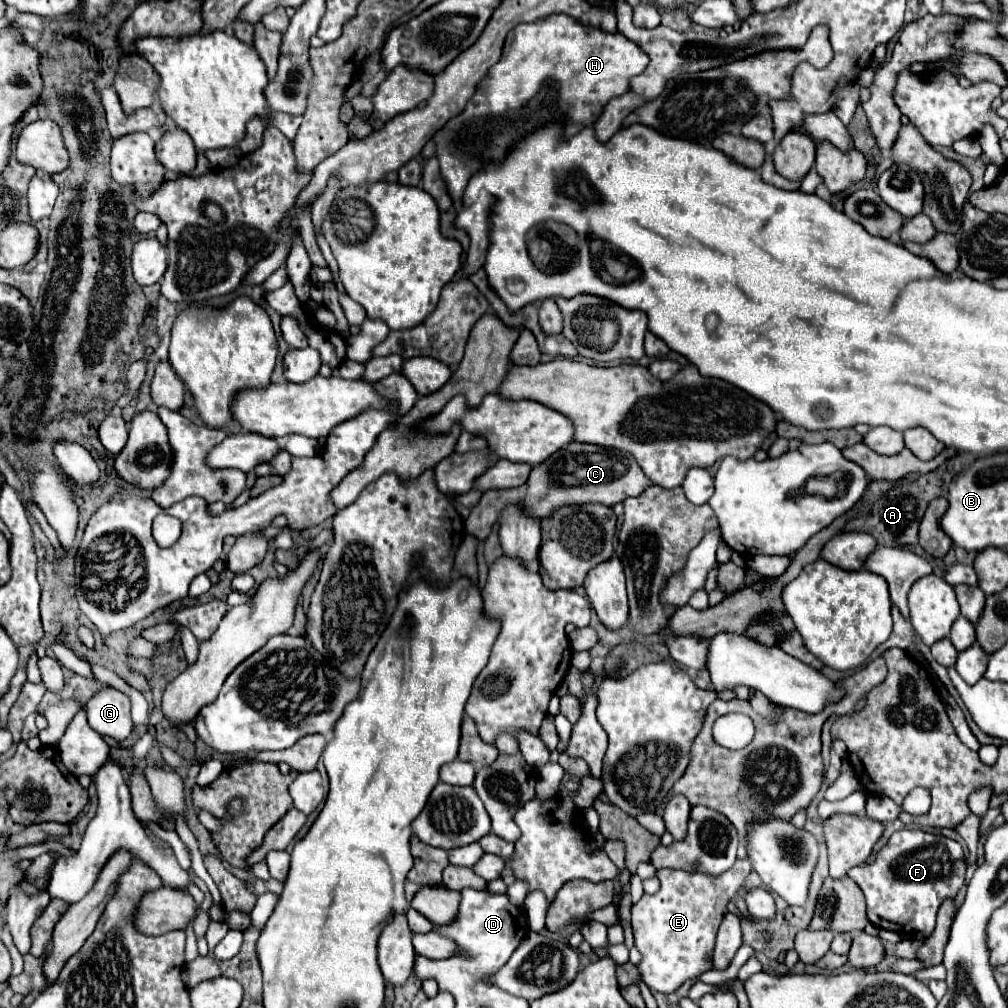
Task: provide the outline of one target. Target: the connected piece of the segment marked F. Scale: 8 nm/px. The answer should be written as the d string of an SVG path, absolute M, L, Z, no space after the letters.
M898 830L890 836L888 844L878 852L872 864L852 868L848 876L862 888L866 896L866 906L868 906L868 920L874 926L900 932L900 934L922 932L924 938L928 938L936 928L936 914L940 904L948 898L956 898L960 888L964 886L966 858L964 858L962 846L950 838L934 836L922 830Z

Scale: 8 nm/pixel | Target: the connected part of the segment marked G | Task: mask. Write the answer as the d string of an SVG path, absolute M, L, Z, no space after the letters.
M102 688L94 694L88 704L88 724L102 736L110 736L116 742L124 742L132 730L134 722L130 718L130 698L116 688Z

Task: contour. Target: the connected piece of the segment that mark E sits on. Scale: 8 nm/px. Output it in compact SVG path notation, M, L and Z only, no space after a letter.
M738 860L728 872L722 876L706 876L706 874L688 874L682 870L658 870L656 876L660 880L660 890L656 894L644 894L640 902L632 906L632 928L634 928L634 946L642 954L642 962L638 964L640 980L656 992L670 994L678 986L682 986L690 978L698 978L702 972L712 970L712 954L716 946L716 934L722 924L728 902L744 888L748 874L752 872L750 860Z

